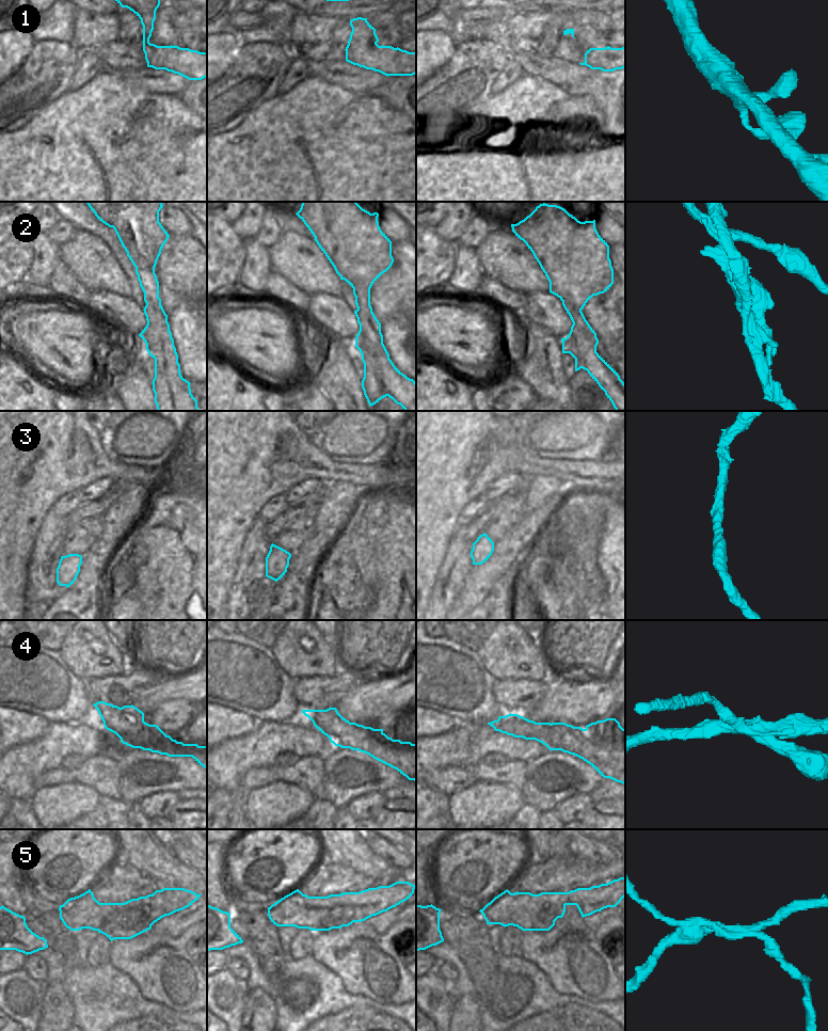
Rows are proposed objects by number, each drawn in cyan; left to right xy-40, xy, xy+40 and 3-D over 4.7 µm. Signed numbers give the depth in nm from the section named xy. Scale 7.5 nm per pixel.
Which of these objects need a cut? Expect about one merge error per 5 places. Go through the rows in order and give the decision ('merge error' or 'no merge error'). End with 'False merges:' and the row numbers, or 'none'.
1: no merge error
2: merge error
3: no merge error
4: merge error
5: merge error
False merges: 2, 4, 5

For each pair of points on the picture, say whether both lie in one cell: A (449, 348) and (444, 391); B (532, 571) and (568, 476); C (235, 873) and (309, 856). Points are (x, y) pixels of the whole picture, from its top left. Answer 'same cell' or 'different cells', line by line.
A: different cells
B: different cells
C: same cell

